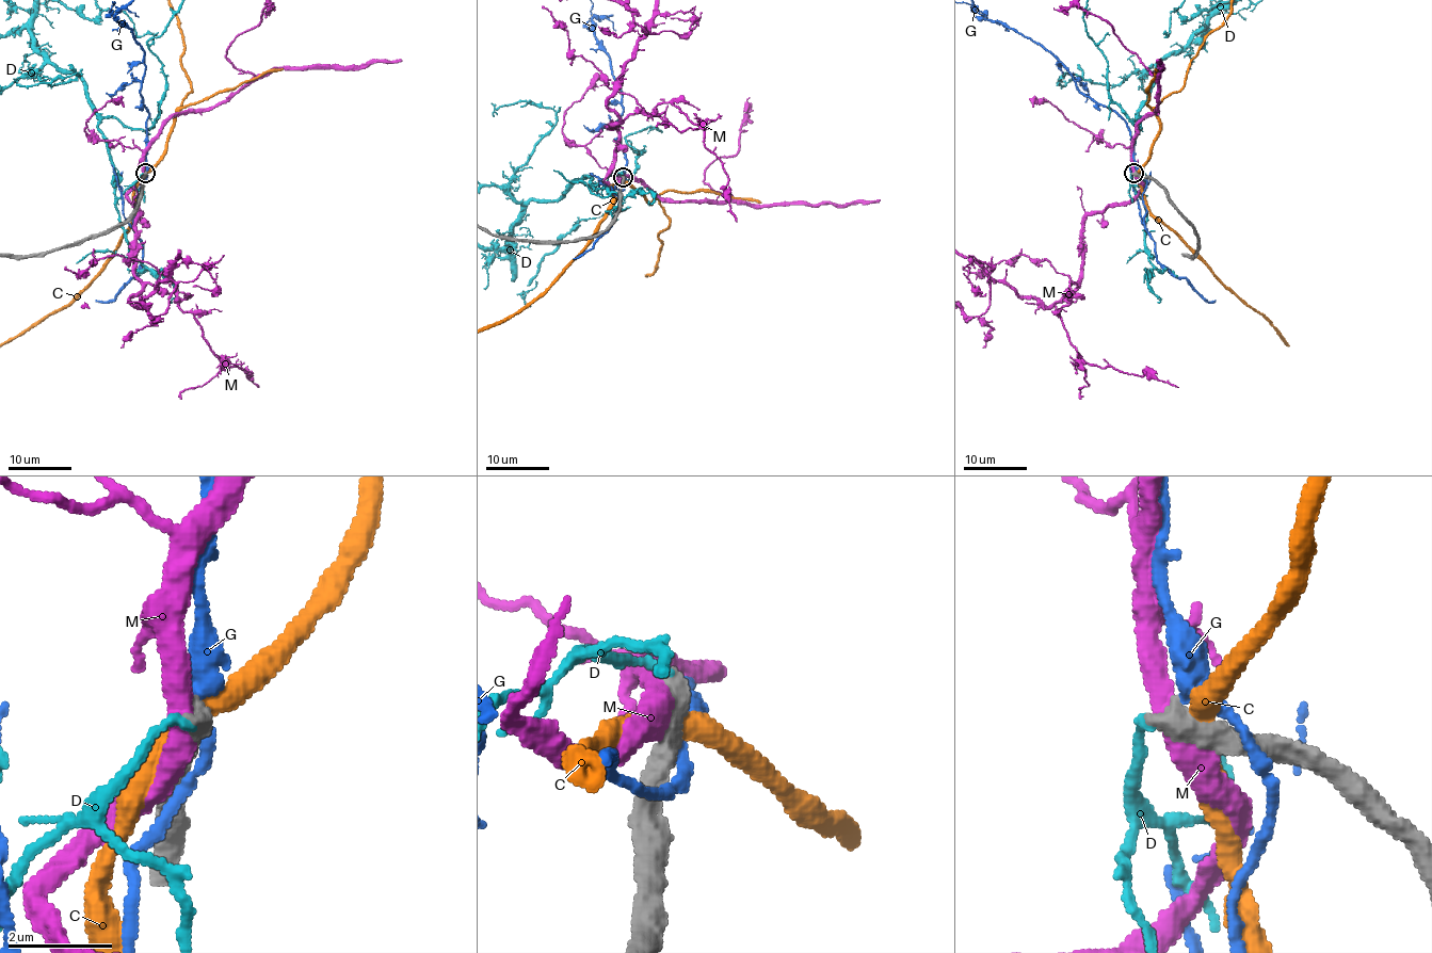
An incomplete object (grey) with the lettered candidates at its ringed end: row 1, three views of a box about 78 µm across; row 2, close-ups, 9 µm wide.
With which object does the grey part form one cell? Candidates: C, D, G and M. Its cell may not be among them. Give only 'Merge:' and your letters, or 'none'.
Merge: none

